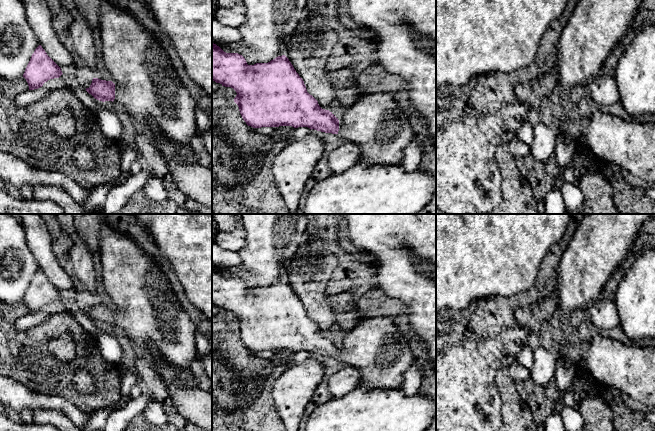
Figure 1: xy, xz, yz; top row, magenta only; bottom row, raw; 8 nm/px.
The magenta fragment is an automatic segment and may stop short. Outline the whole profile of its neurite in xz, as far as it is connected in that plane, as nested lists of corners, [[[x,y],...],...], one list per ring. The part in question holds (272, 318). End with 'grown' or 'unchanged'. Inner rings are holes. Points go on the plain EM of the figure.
[[[212,267],[212,304],[233,312],[237,319],[234,326],[248,350],[253,352],[292,350],[308,351],[325,357],[337,358],[343,366],[353,366],[360,371],[359,386],[368,389],[398,389],[414,357],[394,318],[387,315],[361,320],[353,329],[340,336],[337,342],[322,333],[318,325],[307,316],[303,303],[289,283],[278,280],[268,287],[248,289],[238,277],[226,277]]]; grown

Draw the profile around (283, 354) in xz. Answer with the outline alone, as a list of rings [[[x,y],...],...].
[[[279,350],[278,353],[279,356],[270,359],[270,364],[258,374],[259,377],[263,378],[267,376],[273,367],[284,364],[285,361],[290,359],[295,352],[292,350]]]

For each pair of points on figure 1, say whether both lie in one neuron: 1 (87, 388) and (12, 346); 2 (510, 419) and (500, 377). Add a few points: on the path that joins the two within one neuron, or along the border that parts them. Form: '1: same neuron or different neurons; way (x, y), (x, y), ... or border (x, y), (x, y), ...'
1: different neurons; border (77, 369), (72, 385), (80, 392), (92, 393)
2: same neuron; way (510, 409), (510, 397), (506, 387)

